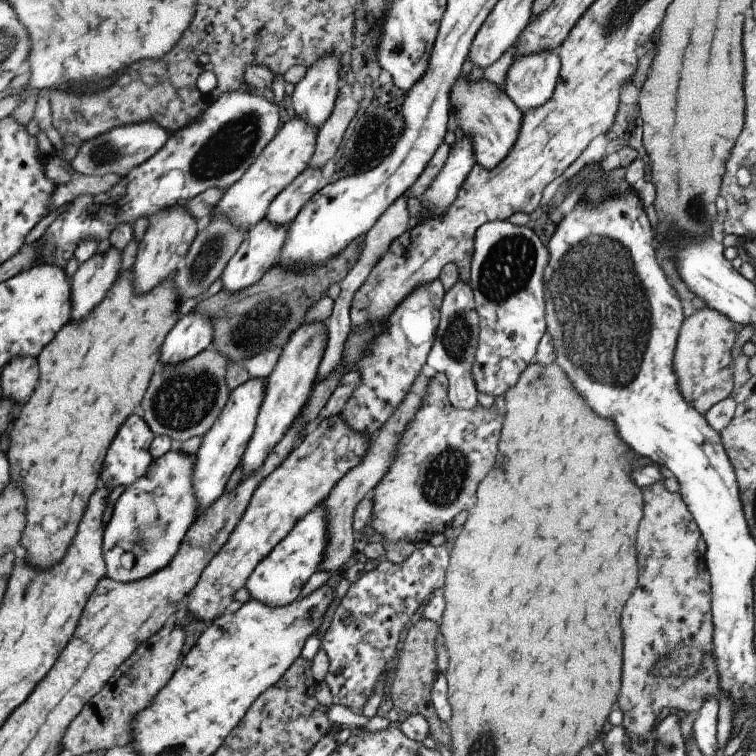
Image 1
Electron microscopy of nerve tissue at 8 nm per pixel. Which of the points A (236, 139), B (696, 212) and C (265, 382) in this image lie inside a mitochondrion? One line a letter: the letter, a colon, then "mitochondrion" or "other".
A: mitochondrion
B: mitochondrion
C: other

